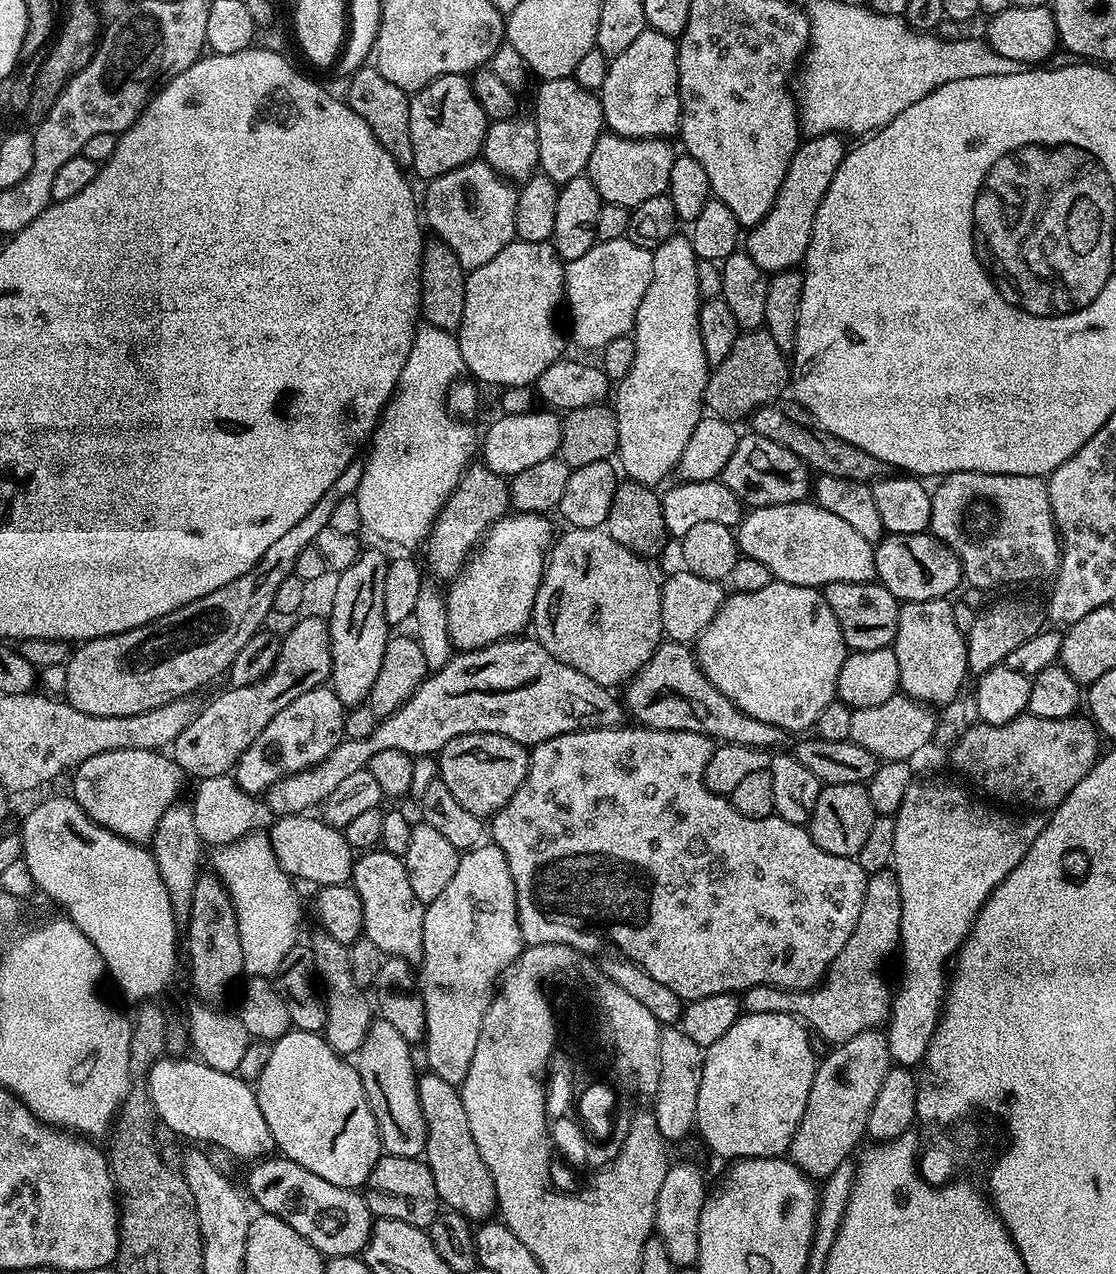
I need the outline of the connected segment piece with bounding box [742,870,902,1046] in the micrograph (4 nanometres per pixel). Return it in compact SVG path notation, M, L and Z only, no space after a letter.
M895 871L871 873L858 926L854 926L854 934L850 934L850 942L846 942L842 954L838 954L836 961L829 966L823 983L811 990L771 988L769 984L748 988L742 994L743 1011L790 1014L803 1021L815 1035L817 1032L822 1039L829 1040L832 1046L854 1038L854 1034L880 1028L889 1019L892 1010L894 992L891 987L888 989L884 967L891 956L893 959L897 955L901 922L900 881Z

